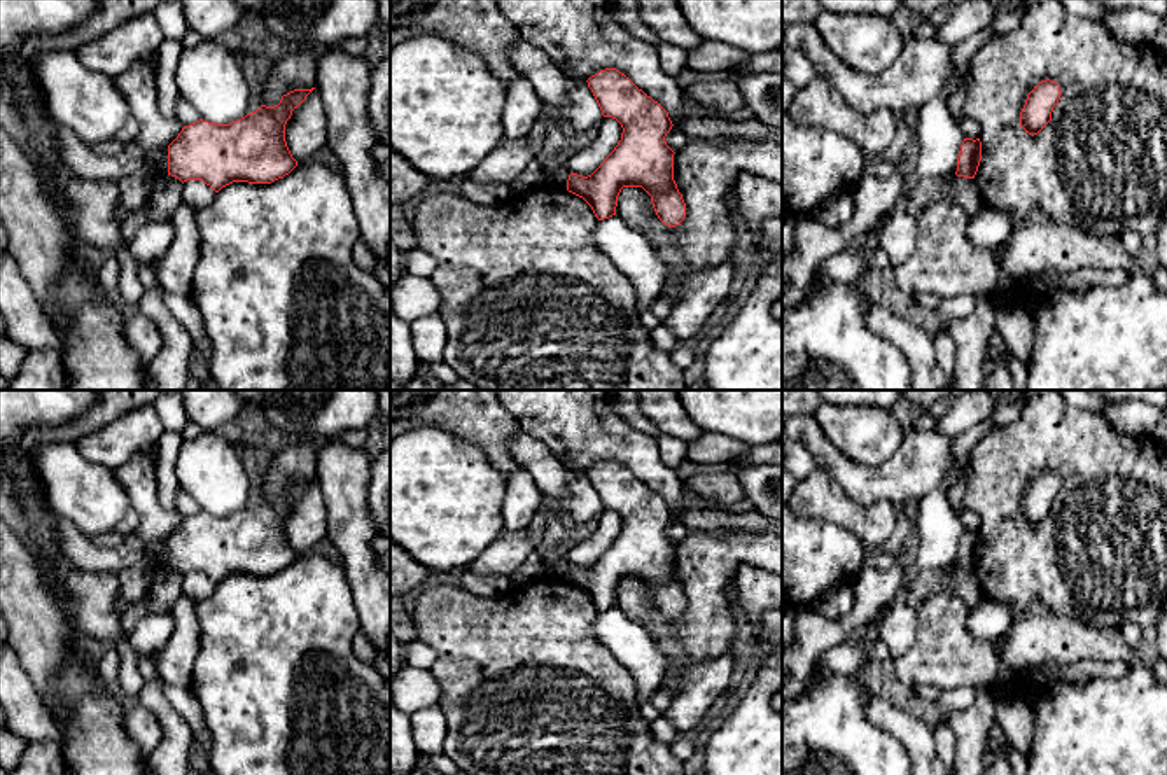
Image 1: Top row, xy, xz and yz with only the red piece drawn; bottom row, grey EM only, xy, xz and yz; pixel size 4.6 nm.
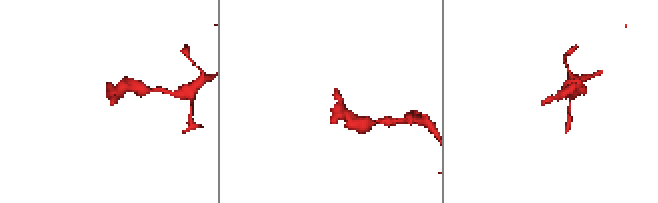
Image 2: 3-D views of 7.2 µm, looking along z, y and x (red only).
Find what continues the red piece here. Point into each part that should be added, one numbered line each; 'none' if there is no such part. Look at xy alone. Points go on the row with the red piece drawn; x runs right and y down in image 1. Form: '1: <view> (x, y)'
none

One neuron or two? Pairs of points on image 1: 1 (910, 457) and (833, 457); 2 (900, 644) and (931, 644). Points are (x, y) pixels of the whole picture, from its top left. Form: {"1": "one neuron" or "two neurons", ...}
{"1": "one neuron", "2": "two neurons"}

